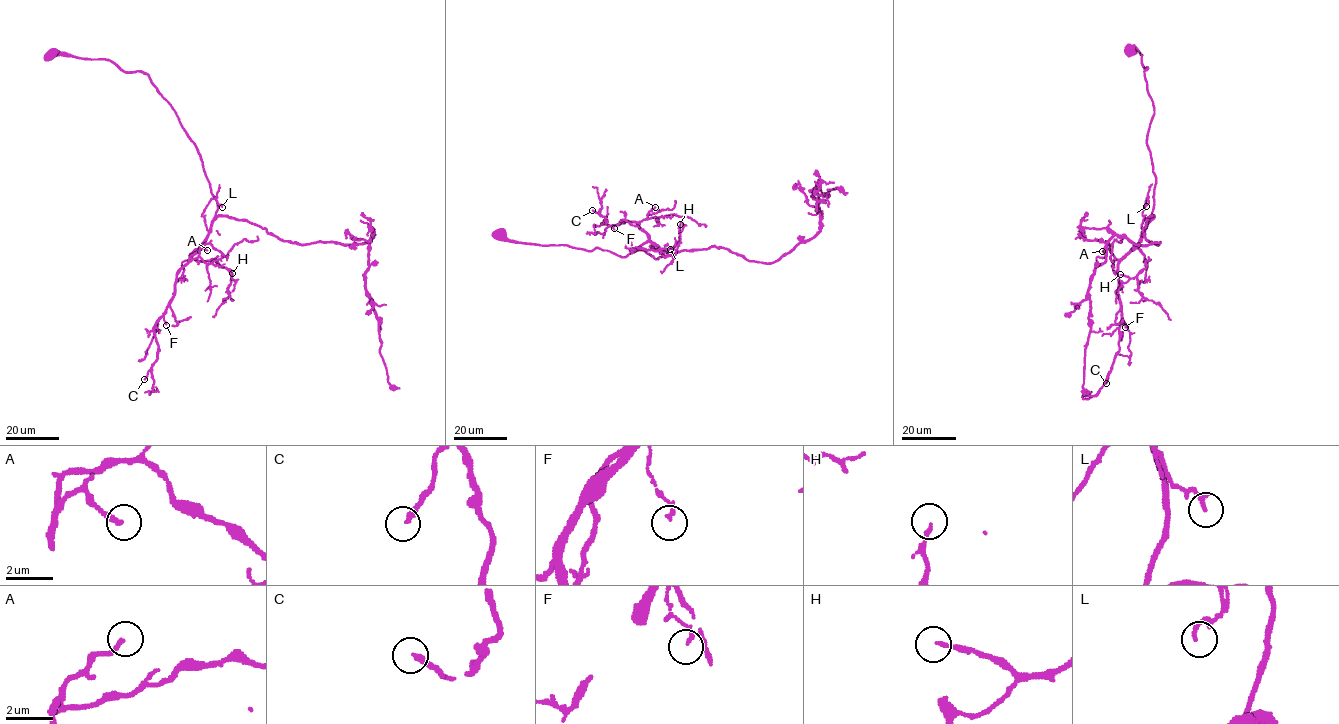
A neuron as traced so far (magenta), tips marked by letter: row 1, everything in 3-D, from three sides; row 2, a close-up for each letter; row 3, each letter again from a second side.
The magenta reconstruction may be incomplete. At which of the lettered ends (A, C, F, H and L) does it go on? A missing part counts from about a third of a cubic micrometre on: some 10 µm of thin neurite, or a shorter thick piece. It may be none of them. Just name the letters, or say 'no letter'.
A

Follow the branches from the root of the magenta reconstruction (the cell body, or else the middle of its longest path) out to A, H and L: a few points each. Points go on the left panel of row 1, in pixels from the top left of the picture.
A: (52, 54), (108, 59), (148, 75), (195, 145), (217, 203), (207, 239), (190, 258), (207, 250)
H: (52, 54), (108, 59), (148, 75), (195, 145), (217, 203), (207, 237), (189, 256), (232, 273)
L: (52, 54), (145, 72), (199, 154), (217, 203), (208, 231), (203, 210), (212, 199), (222, 207)

